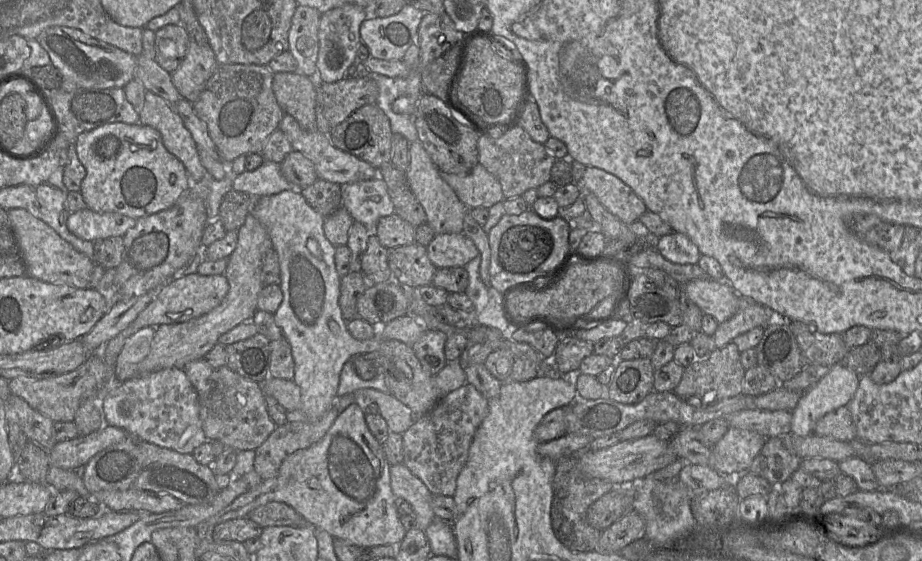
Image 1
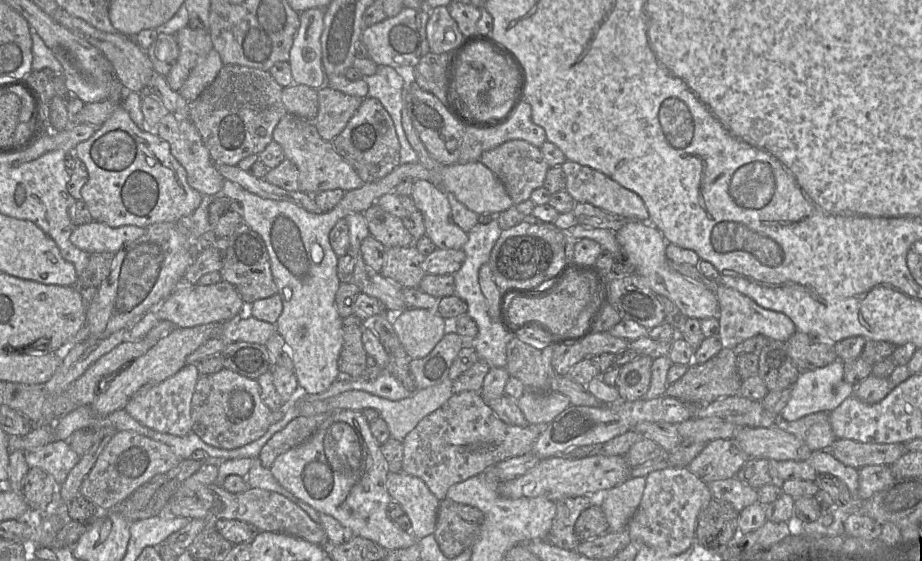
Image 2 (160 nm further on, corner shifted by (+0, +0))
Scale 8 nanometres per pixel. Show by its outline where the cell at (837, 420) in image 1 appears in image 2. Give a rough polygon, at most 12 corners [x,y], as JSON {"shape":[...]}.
{"shape":[[829,413],[775,425],[811,451],[829,450],[836,440]]}

